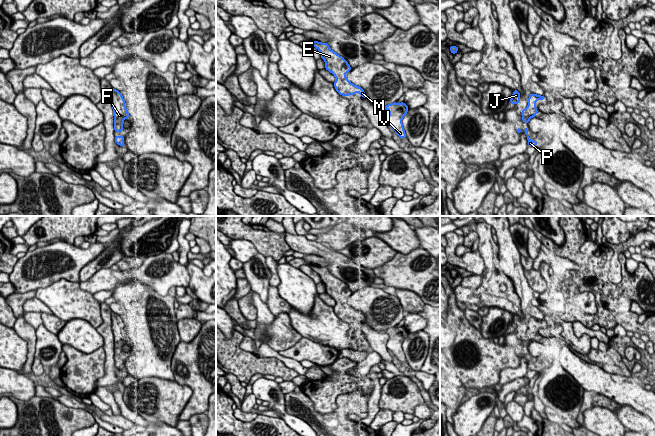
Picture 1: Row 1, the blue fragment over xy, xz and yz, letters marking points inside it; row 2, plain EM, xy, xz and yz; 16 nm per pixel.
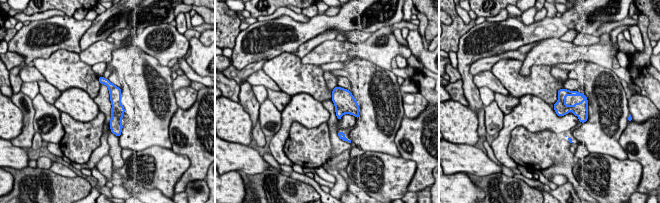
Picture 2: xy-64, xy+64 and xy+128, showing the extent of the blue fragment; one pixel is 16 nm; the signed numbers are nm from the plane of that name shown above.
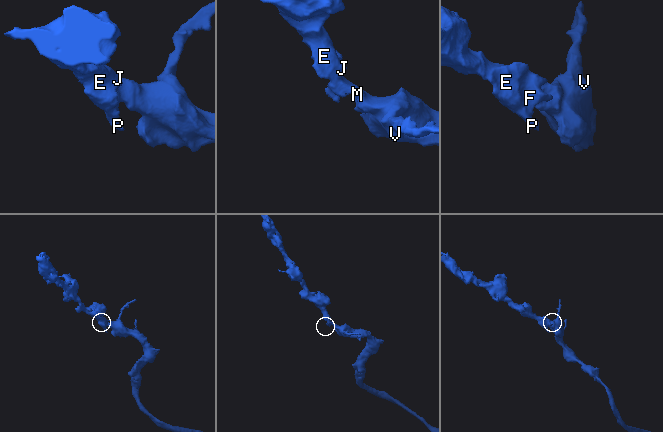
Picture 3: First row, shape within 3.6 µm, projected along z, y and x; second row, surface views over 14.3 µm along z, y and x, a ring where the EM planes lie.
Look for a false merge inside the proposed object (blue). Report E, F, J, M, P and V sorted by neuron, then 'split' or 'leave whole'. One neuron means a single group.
E F J M P V; leave whole

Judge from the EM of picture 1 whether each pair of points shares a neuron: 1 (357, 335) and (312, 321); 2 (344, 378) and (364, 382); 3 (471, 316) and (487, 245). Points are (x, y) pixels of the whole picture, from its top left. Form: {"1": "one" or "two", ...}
{"1": "one", "2": "one", "3": "two"}

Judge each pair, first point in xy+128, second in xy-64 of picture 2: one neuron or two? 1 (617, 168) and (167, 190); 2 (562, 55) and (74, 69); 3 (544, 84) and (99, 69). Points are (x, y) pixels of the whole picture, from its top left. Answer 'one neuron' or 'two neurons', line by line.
1: one neuron
2: two neurons
3: two neurons

